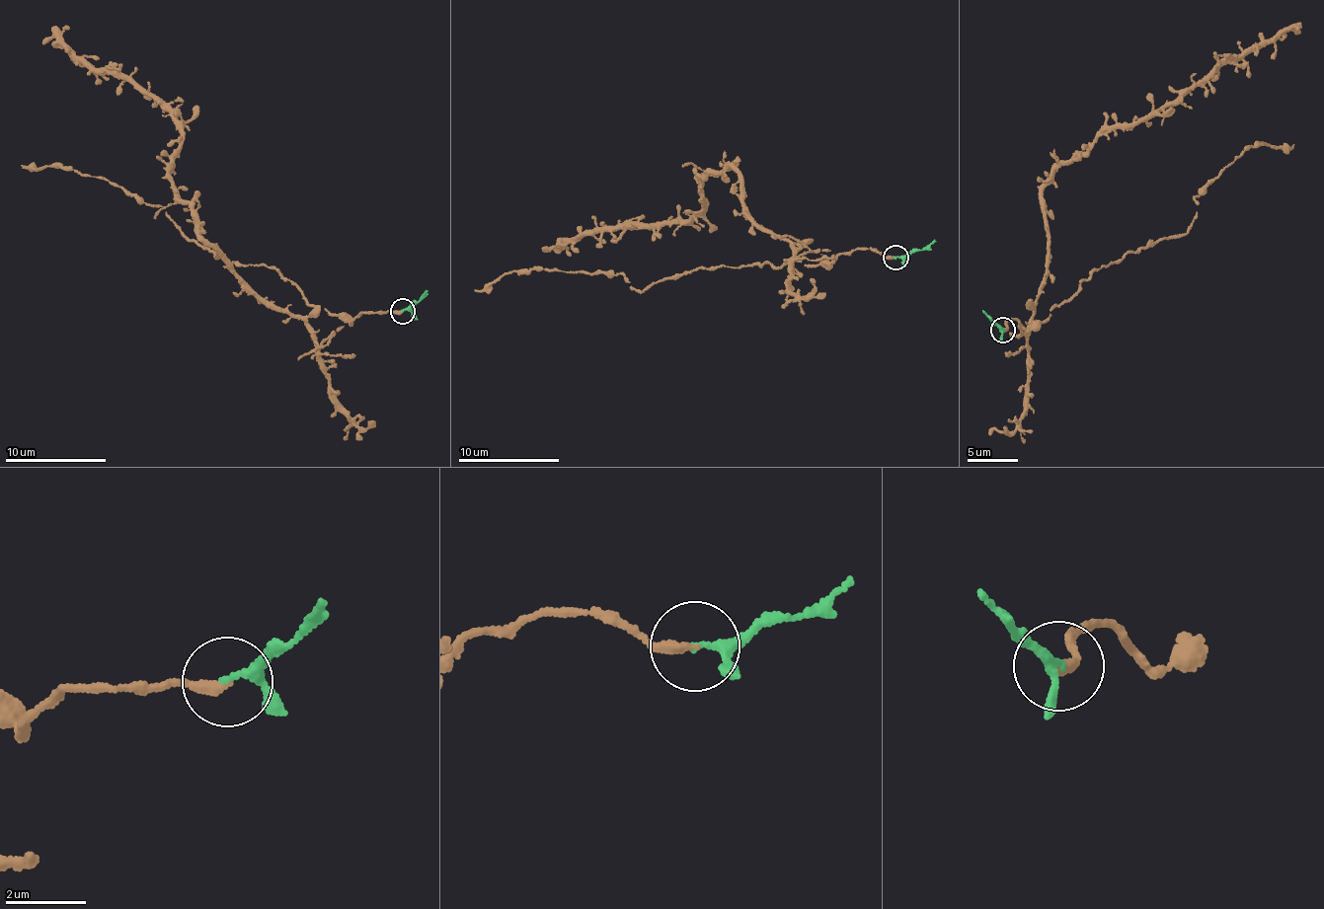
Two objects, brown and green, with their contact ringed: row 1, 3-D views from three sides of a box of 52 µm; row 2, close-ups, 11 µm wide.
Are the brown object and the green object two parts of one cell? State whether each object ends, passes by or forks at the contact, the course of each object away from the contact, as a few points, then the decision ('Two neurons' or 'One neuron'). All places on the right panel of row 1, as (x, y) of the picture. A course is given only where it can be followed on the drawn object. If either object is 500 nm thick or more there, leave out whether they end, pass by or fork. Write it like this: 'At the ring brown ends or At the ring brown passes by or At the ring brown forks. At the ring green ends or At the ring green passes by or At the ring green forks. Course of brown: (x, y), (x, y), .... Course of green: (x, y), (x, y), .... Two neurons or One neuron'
At the ring brown ends. At the ring green passes by. Course of brown: (1003, 330), (1011, 318), (1024, 334), (1043, 286), (1044, 181), (1236, 54), (1298, 34). Course of green: (1003, 330), (983, 311). One neuron

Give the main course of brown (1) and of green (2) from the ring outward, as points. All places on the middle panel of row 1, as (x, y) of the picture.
1: (895, 258), (798, 251), (762, 230), (733, 164), (700, 179), (704, 207), (687, 219), (606, 225), (543, 251)
2: (895, 258), (935, 240)

